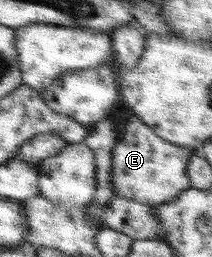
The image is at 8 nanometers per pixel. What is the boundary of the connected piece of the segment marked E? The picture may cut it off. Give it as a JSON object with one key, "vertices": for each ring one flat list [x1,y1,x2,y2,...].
{"vertices":[[133,115,126,124,124,137,113,152,113,191,116,197,137,200,152,205,175,199,183,190,190,188,187,164,196,149,180,147,160,138,145,122]]}

